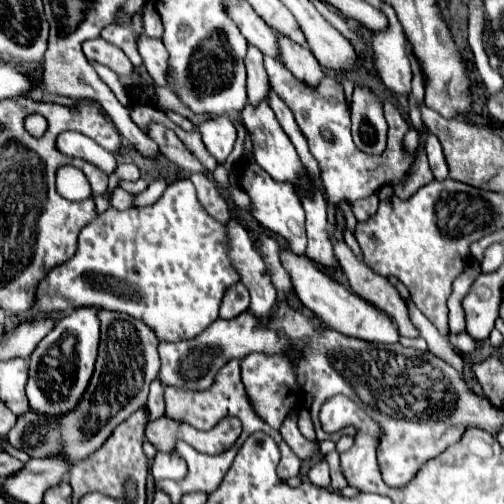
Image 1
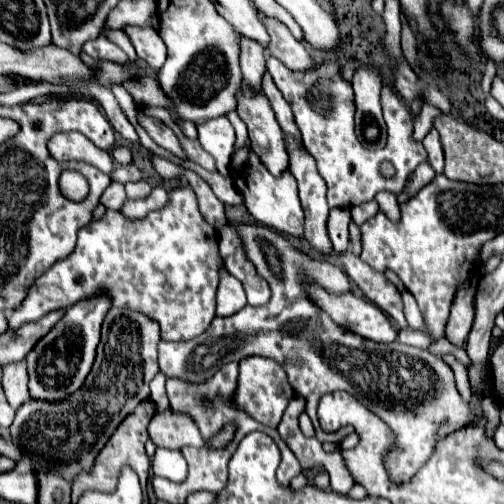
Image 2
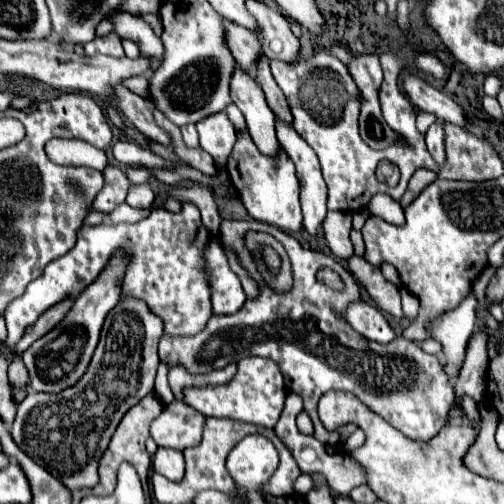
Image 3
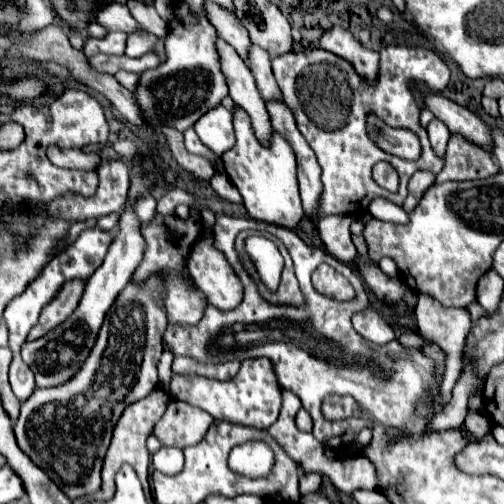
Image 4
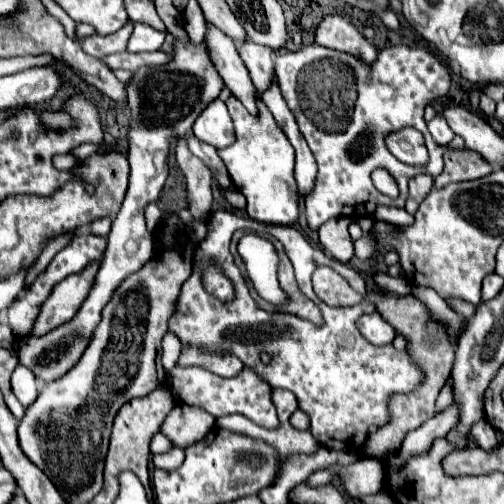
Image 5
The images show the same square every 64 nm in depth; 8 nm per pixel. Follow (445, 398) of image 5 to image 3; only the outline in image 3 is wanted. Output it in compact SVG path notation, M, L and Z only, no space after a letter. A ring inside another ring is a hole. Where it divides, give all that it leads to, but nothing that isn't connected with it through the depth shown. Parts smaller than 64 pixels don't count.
M470 292L468 300L462 300L454 310L444 312L432 328L432 338L438 340L444 348L446 374L452 382L456 380L458 370L462 368L468 340L476 330L476 308L478 300L474 292Z

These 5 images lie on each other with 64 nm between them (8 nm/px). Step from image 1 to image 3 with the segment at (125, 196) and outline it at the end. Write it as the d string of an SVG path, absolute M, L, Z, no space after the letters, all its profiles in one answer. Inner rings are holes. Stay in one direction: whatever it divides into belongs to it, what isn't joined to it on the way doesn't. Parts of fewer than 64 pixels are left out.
M108 166L104 170L104 178L106 178L106 184L100 190L100 194L96 196L92 210L100 210L104 214L110 214L116 206L120 206L124 202L130 182L128 182L126 174L116 166Z

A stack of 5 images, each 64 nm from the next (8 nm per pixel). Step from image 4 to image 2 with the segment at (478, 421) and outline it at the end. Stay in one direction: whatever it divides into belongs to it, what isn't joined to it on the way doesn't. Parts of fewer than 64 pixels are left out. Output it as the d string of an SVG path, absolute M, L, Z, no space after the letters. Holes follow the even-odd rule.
M444 354L442 358L444 358L444 362L448 362L448 364L452 366L454 376L456 376L456 386L458 386L458 390L462 392L462 398L464 398L464 400L470 400L470 398L472 398L472 392L470 392L472 388L470 388L470 382L468 382L466 366L464 366L462 362L458 362L452 354Z

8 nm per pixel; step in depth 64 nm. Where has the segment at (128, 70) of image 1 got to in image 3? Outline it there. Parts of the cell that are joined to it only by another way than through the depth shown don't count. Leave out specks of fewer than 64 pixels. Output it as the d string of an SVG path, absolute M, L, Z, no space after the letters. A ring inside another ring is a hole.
M116 32L102 36L102 38L94 38L92 42L84 44L84 50L86 50L86 56L94 56L94 54L106 54L106 56L114 56L114 58L124 56L120 36L116 36Z

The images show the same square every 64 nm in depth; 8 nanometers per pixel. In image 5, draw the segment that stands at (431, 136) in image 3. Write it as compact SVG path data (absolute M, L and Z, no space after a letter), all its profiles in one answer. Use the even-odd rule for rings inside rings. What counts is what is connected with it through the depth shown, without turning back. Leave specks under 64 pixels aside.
M436 114L436 118L432 122L428 122L428 130L430 130L434 142L440 146L448 146L454 138L454 132L450 130L450 126L442 114Z

